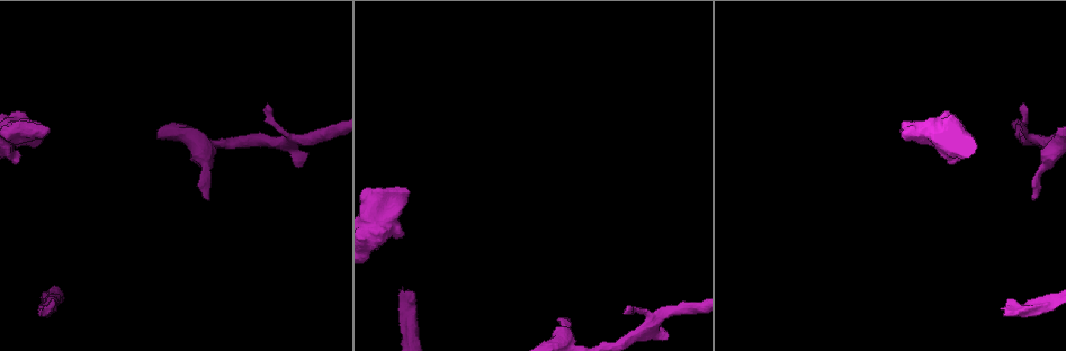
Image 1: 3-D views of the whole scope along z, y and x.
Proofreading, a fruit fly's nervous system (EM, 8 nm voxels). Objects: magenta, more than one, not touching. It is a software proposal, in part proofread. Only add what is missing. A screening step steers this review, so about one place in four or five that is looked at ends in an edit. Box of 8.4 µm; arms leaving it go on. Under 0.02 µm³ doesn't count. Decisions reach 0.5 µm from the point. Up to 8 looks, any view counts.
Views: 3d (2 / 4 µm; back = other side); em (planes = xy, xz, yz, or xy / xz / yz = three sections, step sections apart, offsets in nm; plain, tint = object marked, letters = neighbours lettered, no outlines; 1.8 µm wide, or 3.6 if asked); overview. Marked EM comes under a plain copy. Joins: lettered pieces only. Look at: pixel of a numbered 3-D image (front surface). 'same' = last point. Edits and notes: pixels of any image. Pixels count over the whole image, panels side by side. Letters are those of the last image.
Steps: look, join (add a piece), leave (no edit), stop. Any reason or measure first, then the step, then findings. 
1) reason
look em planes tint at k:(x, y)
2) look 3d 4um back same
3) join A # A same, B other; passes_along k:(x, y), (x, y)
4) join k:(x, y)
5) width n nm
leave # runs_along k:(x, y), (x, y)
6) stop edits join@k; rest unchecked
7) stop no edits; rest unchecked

thin end
look 3d 4um at 1:(628, 308)

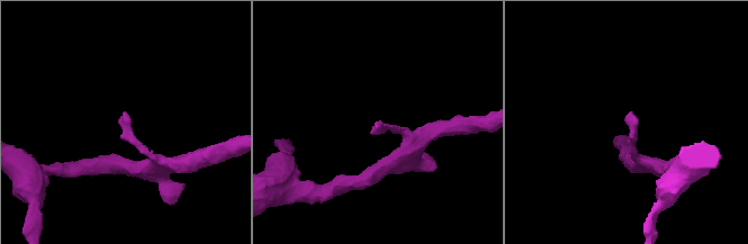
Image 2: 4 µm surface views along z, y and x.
look em 3.6um xy step 4 tint at 2:(630, 111)

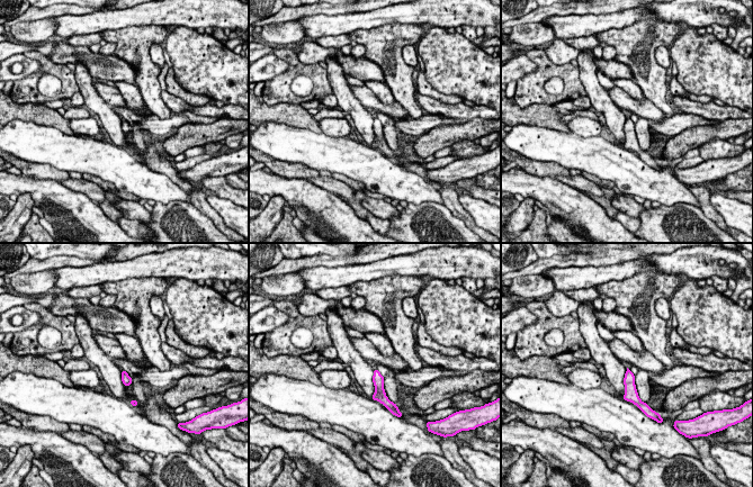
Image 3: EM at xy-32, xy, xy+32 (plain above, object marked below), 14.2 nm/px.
look em 3.6um planes letters same

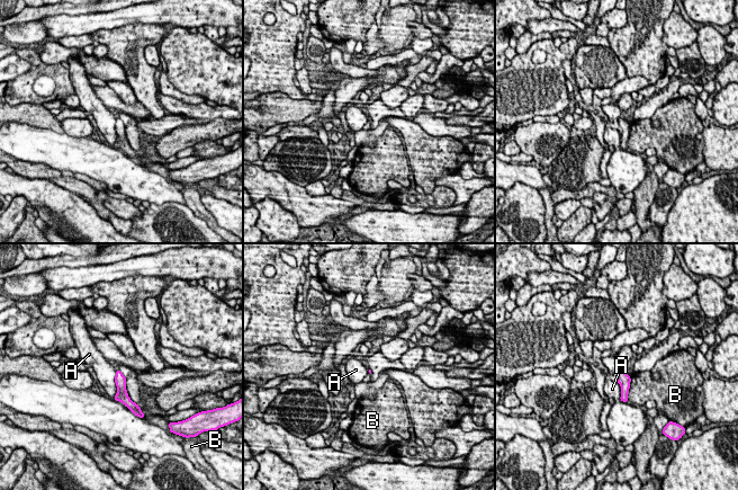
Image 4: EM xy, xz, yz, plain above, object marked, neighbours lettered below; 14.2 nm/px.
leave # A other, B other; border 4:(117, 370), (116, 394), (113, 398); no lettered piece goes on from it

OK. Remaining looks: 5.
branch stops here
look 3d 4um at 1:(662, 328)

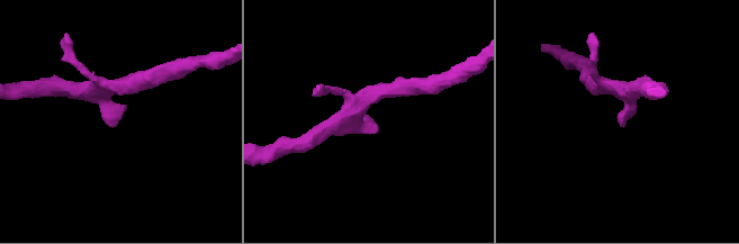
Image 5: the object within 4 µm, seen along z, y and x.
look em planes letters at 5:(366, 120)

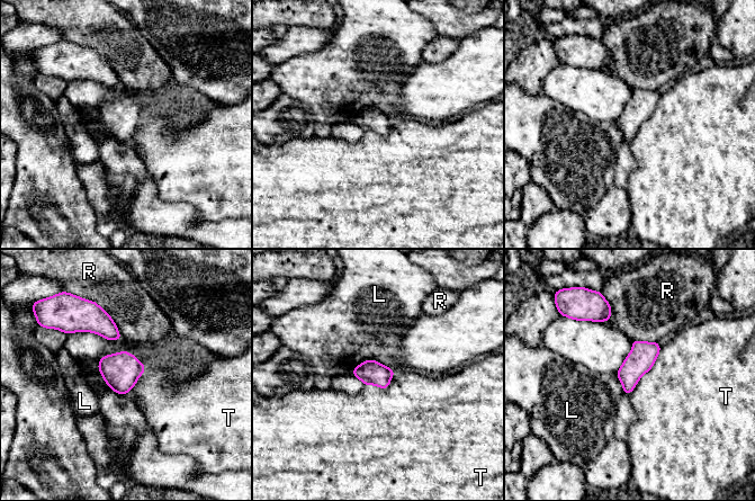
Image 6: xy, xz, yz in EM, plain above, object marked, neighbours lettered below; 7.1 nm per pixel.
leave # L other, R other, T other; border 6:(661, 347), (653, 366), (628, 394); no lettered piece goes on from it

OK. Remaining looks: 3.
an open end
look 3d 2um at 1:(570, 318)

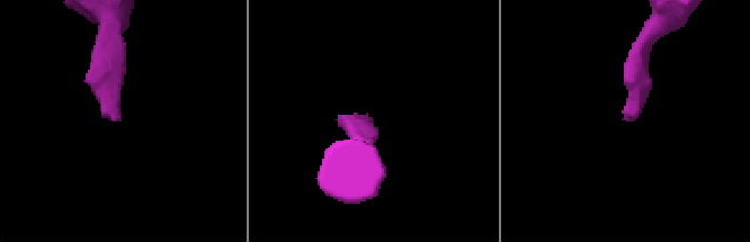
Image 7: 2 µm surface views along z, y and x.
need the tissue
look em planes tint at 7:(115, 120)

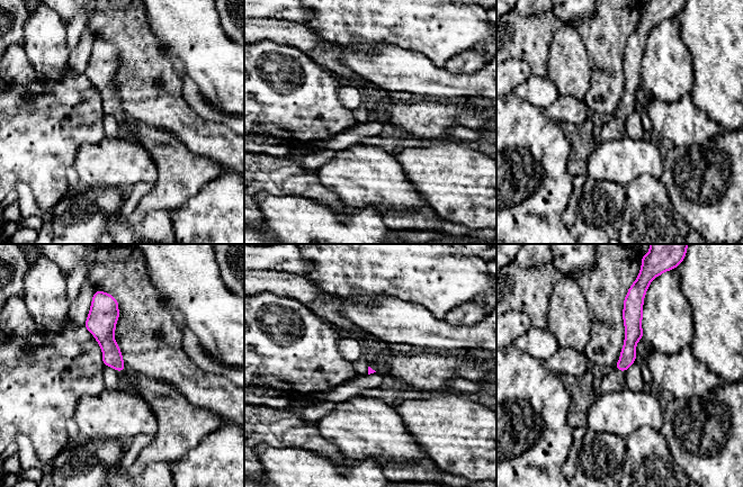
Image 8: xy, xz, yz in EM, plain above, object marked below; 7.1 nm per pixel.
look em planes letters same

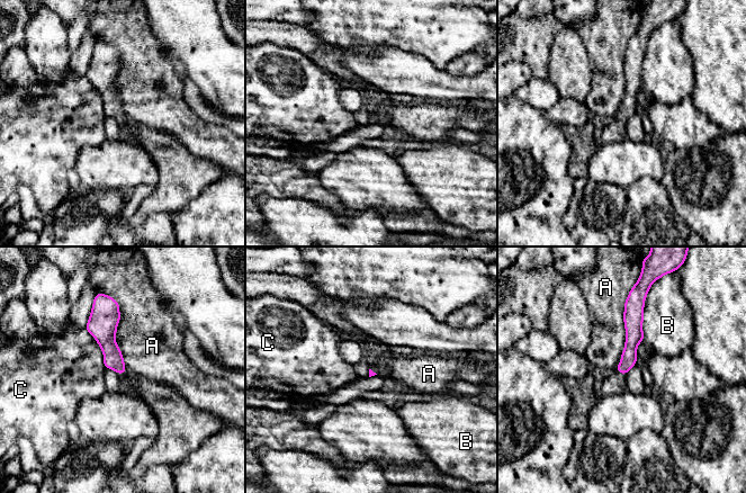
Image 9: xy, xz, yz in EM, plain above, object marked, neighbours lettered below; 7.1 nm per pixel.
leave # A other, B other, C other; runs_along 9:(629, 305), (632, 340), (623, 370); no lettered piece goes on from it

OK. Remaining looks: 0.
stop no edits; rest unchecked

